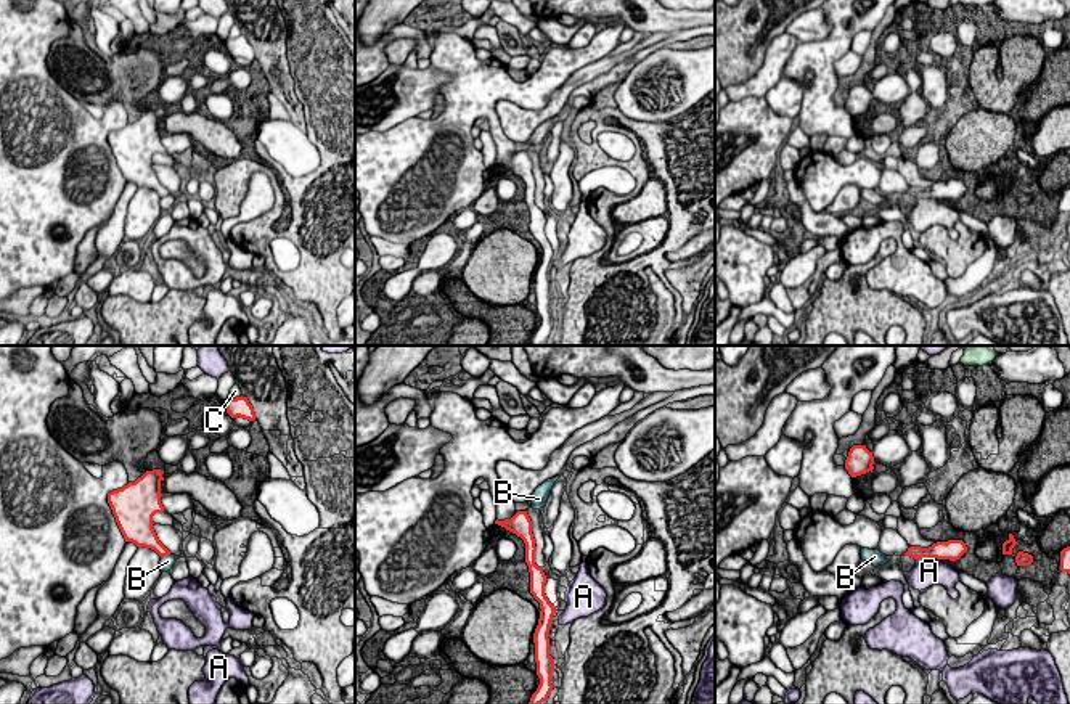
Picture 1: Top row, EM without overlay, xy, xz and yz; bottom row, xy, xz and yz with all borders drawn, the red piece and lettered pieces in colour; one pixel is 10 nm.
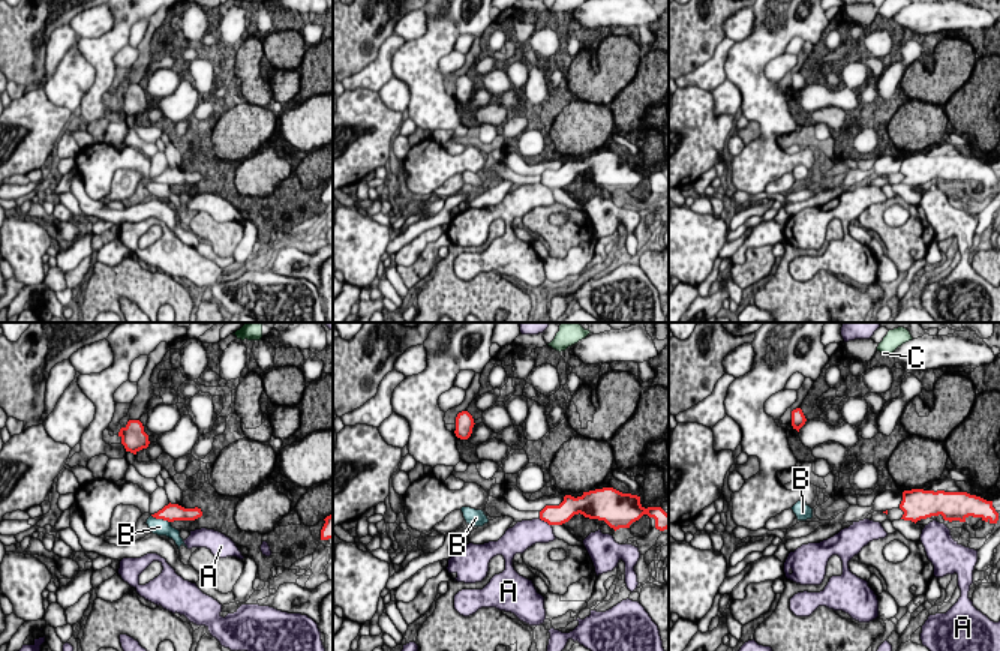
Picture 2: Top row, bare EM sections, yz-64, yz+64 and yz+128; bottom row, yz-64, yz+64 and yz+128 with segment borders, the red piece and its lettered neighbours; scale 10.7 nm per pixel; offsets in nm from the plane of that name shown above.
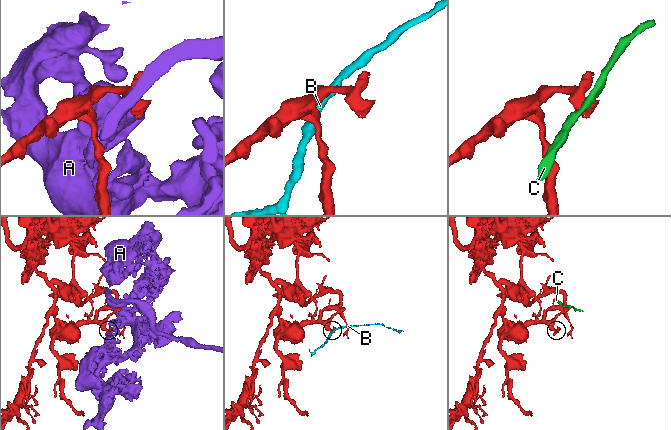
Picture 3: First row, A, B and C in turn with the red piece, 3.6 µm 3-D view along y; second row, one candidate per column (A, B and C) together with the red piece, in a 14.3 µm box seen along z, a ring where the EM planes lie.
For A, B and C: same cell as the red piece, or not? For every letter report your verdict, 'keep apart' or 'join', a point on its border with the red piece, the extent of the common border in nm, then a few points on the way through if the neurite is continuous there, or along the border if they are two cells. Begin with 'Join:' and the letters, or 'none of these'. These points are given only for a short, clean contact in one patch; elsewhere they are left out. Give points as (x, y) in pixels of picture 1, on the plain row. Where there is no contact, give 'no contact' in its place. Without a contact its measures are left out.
Join: none of these
A: keep apart; meets red in yz at (927, 196); contact 240 nm long
B: keep apart; meets red in xy at (164, 195); contact 110 nm long; border along xy (169, 193), (161, 198)
C: keep apart; meets red in xy at (233, 39); contact 120 nm long; border along xy (238, 36), (228, 39)

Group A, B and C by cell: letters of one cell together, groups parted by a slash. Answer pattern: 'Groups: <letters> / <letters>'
Groups: A / B / C

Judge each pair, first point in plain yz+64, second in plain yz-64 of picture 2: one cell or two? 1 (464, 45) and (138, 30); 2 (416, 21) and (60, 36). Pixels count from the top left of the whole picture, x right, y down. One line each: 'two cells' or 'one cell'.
1: one cell
2: two cells

